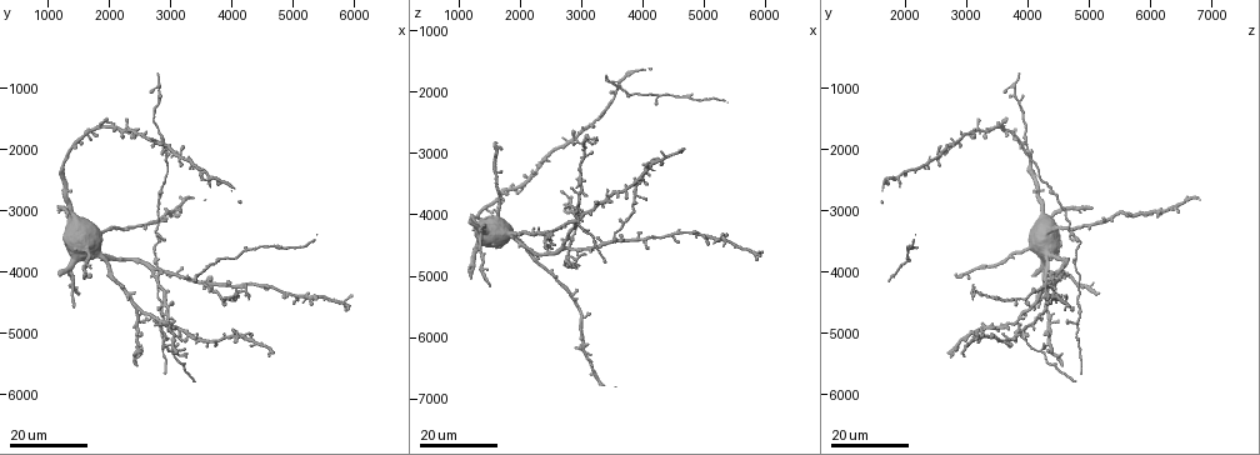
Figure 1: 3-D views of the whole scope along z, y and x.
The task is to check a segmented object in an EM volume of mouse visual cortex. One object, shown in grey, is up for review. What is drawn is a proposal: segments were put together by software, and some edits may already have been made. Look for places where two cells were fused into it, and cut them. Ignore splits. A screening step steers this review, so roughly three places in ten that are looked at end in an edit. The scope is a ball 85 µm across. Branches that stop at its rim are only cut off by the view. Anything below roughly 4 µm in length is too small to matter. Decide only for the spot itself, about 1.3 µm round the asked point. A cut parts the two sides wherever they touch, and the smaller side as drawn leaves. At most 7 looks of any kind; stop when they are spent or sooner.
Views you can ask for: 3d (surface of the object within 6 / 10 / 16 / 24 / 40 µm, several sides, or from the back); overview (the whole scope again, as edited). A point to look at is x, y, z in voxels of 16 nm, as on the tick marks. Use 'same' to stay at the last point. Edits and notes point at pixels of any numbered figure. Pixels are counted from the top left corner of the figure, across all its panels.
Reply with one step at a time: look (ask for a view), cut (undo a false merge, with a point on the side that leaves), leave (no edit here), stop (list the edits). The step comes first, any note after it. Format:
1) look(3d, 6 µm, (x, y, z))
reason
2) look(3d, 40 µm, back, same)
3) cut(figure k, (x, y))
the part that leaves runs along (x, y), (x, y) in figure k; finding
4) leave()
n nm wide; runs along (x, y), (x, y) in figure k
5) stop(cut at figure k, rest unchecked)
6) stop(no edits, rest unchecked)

look(3d, 16 µm, (2750, 3900, 4750))
three arms meet

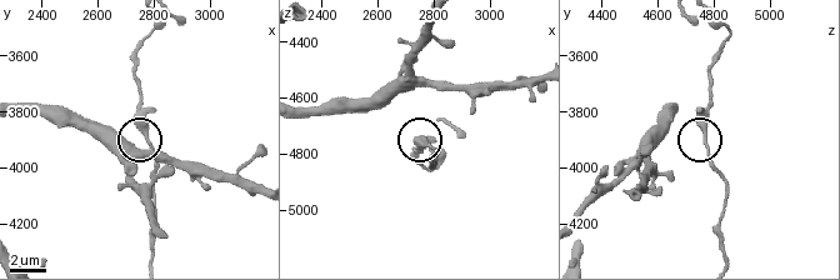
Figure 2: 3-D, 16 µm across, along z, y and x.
look(3d, 6 µm, (2760, 3840, 4760))

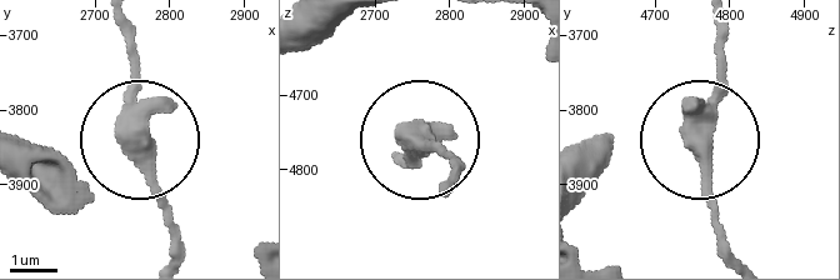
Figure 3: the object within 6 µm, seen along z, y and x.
leave()
3 arms; all the same cell

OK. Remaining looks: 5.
look(3d, 24 µm, (3200, 2100, 2500))
four arms meet

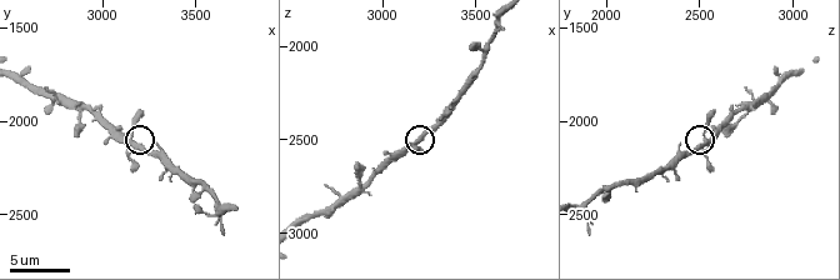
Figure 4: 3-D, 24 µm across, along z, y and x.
look(3d, 6 µm, (3160, 2120, 2540))

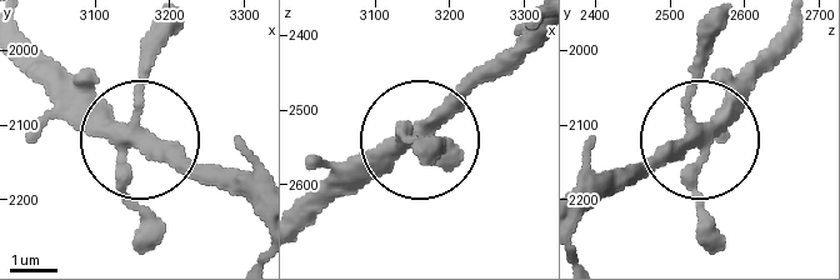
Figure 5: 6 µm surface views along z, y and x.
leave()
300 nm wide; runs along (798, 30), (703, 130), (690, 103), (703, 23) in figure 5; continuous, no second cell

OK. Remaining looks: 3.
look(3d, 16 µm, (4250, 3650, 2050))
two arms in line, one across

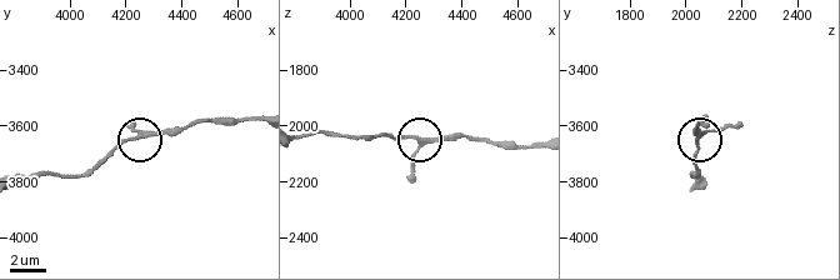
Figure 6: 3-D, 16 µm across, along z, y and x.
look(3d, 10 µm, (4230, 3650, 2040))

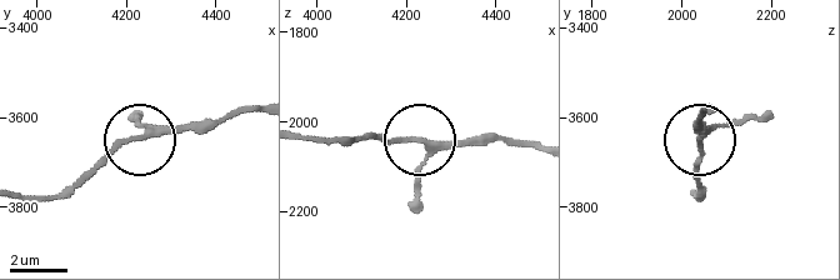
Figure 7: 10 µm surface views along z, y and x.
leave()
190 nm wide; all the same cell

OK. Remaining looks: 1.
stop(no edits, rest unchecked)

